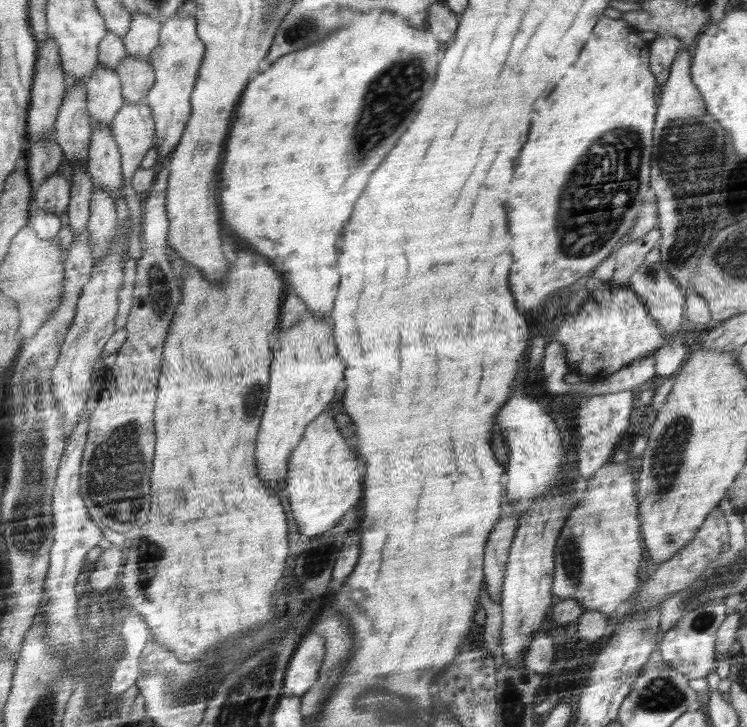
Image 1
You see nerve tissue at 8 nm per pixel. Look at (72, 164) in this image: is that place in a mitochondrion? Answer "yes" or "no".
no

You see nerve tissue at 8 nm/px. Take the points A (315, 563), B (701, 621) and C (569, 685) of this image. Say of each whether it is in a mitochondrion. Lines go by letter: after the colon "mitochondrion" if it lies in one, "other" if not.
A: mitochondrion
B: mitochondrion
C: other

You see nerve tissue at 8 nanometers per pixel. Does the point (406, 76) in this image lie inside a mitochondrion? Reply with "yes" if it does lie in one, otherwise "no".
yes

